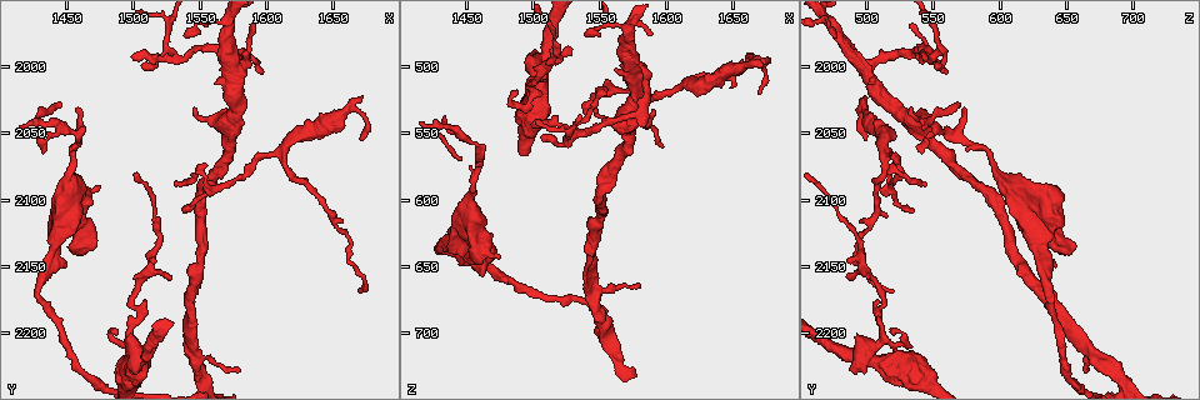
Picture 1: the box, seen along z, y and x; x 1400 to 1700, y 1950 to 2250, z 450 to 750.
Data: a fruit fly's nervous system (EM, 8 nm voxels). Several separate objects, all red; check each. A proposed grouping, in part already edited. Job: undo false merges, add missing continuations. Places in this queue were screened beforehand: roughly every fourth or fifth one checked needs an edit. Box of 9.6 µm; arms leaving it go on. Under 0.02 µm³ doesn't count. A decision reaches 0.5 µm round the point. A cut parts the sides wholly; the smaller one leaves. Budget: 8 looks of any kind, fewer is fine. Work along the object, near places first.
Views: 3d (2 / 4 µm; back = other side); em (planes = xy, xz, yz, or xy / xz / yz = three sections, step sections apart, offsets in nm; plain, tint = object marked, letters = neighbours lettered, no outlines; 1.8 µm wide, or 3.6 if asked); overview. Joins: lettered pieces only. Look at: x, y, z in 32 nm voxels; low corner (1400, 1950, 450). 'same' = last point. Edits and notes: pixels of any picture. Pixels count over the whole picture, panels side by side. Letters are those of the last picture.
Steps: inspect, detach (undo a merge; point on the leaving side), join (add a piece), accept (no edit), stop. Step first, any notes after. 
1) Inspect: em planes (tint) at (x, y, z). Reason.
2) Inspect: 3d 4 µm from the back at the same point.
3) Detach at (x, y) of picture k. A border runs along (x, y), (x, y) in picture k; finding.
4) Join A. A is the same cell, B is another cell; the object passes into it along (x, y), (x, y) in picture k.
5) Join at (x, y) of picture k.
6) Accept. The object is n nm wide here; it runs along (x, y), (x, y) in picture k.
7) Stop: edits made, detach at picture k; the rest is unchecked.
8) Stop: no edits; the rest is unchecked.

Inspect: 3d 2 µm at (1450, 2080, 600). Sudden change in width.

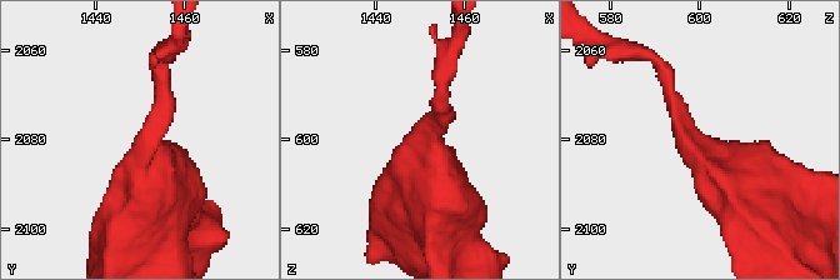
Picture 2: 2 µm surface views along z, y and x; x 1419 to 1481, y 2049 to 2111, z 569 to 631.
Inspect: em xz step 8 (tint) at (1452, 2081, 600). Need the tissue.

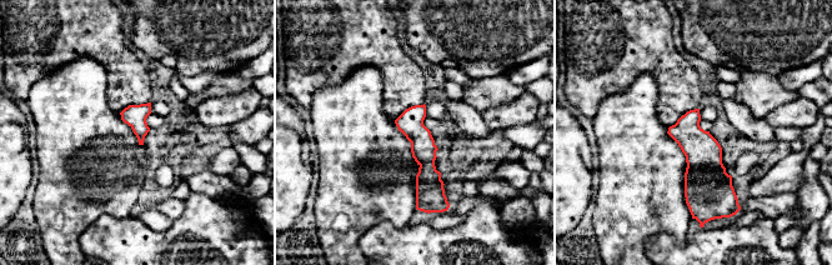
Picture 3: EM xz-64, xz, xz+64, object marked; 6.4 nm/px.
Inspect: em planes (letters) at the same point. Another direction.

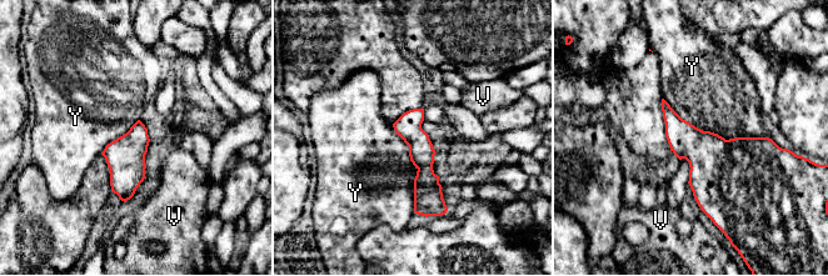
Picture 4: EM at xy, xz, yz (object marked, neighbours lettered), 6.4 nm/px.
Accept. The object is 170 nm wide here; V and Y are other cells; a border runs along (392, 124), (417, 170), (414, 211) in picture 4; one cell here.

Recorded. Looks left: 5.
Inspect: em yz step 16 (tint) at (1494, 2202, 492). Branch stops here.

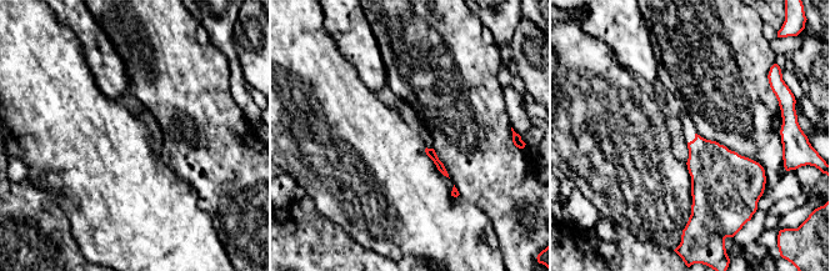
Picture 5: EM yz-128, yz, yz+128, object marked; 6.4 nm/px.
Inspect: em planes (letters) at the same point. Cut it another way.

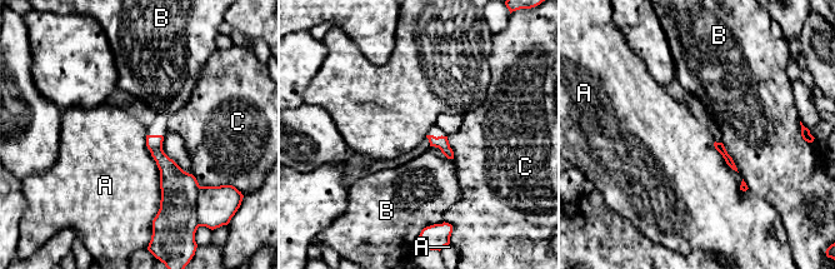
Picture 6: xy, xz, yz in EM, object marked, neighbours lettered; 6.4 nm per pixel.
Detach at (176, 220) of picture 6. A, B and C are other cells; a border runs along (200, 187), (196, 197) in picture 6; a second cell is stuck on.

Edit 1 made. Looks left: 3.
Inspect: em xz step 4 (tint) at (1534, 1990, 550). Sharp bend.

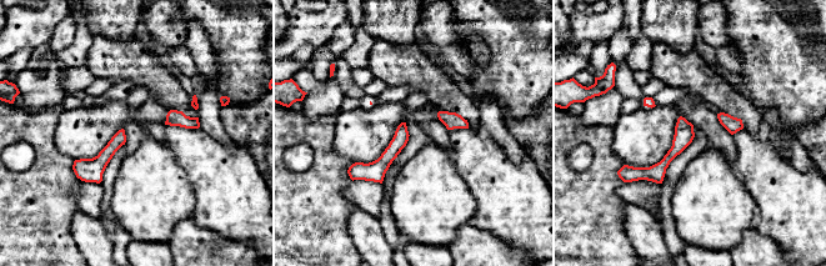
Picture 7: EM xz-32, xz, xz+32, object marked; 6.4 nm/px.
Inspect: em planes (letters) at the same point. Another direction.

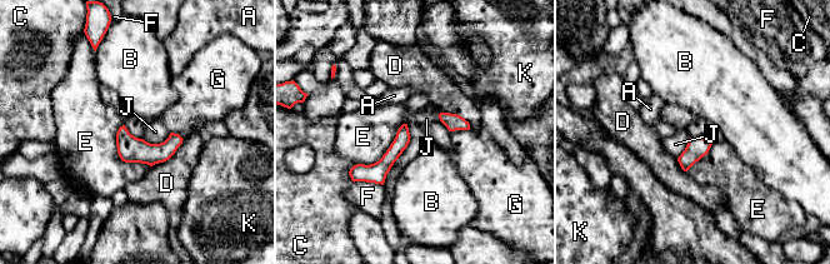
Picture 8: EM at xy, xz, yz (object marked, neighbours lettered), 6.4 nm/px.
Accept. A, B, C, D, E, F, G, J and K are other cells; a border runs along (170, 133), (159, 143), (143, 139) in picture 8; all the same cell.

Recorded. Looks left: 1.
Stop: edits made, detach at picture 6; the rest is unchecked.

